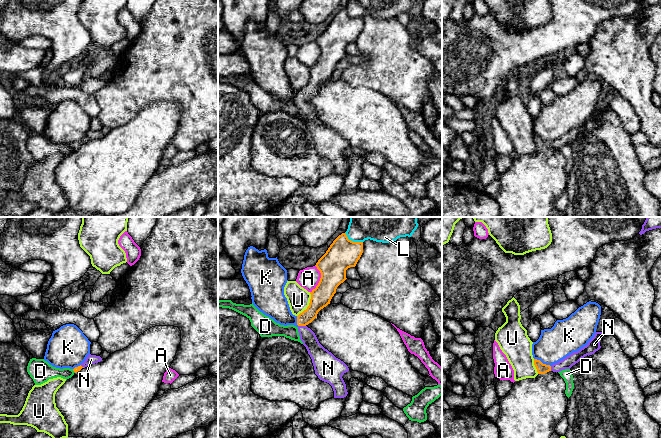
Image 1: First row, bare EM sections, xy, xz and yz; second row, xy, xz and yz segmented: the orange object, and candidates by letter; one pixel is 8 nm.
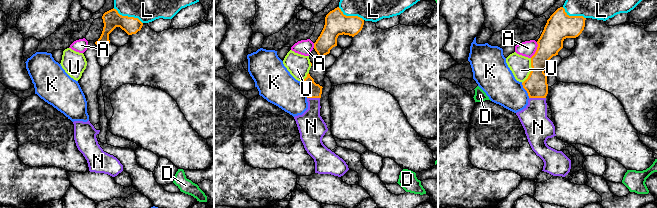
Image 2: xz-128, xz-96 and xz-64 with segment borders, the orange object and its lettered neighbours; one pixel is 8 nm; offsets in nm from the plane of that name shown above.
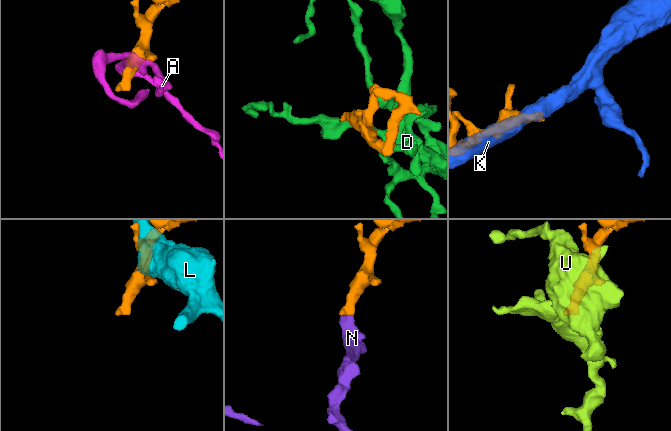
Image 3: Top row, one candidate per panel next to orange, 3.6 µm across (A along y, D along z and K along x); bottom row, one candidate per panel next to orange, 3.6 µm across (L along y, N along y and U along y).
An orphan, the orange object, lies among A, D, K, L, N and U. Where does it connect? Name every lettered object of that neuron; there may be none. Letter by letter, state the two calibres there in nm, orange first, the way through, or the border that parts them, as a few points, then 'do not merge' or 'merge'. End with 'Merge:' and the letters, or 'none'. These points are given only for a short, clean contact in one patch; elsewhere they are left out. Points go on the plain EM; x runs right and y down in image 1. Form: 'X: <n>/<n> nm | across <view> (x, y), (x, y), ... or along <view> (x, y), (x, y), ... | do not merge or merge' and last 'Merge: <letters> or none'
A: 240/170 nm | along xz (315, 41), (320, 49), (320, 56), (310, 68) | do not merge
D: 50/160 nm | do not merge
K: 80/260 nm | along yz (534, 134), (550, 142) | do not merge
L: 240/140 nm | do not merge
N: 140/140 nm | merge
U: 160/180 nm | along xz (310, 68), (309, 81), (297, 92) | do not merge
Merge: N

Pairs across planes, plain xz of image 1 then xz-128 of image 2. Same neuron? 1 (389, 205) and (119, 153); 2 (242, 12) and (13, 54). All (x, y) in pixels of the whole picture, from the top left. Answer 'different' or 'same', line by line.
1: different
2: same

